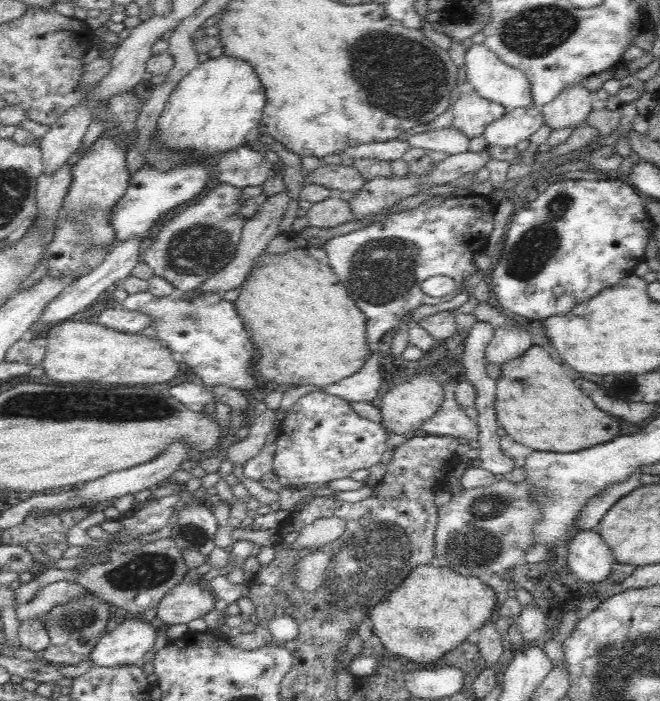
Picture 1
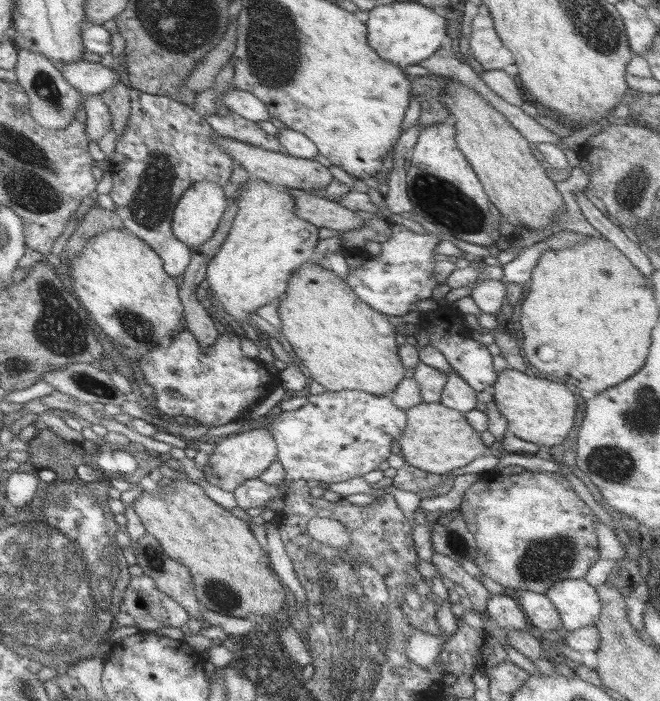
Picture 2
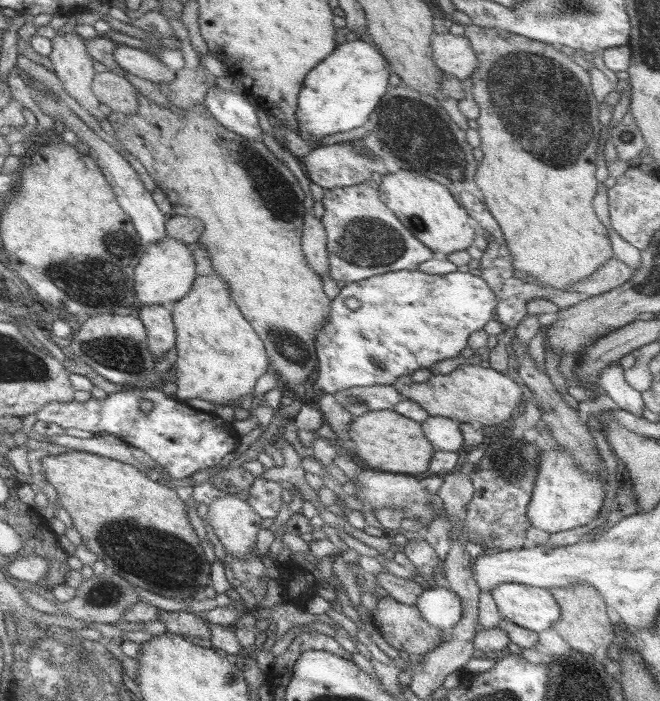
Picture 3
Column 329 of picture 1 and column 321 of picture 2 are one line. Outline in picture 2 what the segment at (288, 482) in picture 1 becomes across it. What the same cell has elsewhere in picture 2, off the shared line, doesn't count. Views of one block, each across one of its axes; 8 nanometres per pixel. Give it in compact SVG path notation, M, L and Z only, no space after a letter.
M340 390L335 392L323 391L323 393L321 394L309 395L301 408L290 411L277 411L277 415L272 420L272 423L269 427L270 434L273 438L273 442L275 443L276 459L283 468L283 472L285 472L285 479L283 480L283 484L266 485L259 478L245 480L241 482L241 484L237 486L237 488L233 488L231 492L233 493L235 504L237 508L241 508L241 510L247 510L248 508L264 507L268 500L271 500L271 498L282 498L283 492L287 491L288 484L290 482L293 482L293 480L316 480L317 482L325 482L325 484L333 484L336 482L349 480L349 478L363 476L363 474L367 474L367 472L371 472L371 470L377 469L377 465L380 462L383 462L384 459L387 459L389 455L391 455L391 443L393 440L399 442L399 437L401 437L401 433L403 433L403 427L405 427L405 408L403 409L396 407L393 402L391 402L390 397L388 396L377 396L369 394L368 392L359 392L354 390Z

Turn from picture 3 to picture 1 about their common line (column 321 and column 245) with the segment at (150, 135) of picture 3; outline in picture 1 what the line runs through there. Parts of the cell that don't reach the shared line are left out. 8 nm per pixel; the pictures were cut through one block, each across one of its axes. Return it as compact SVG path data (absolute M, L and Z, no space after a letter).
M306 248L264 257L268 265L256 270L247 283L244 280L245 289L234 302L252 343L256 343L261 351L256 372L260 371L264 378L268 378L270 386L278 388L287 384L312 384L316 388L328 388L362 372L376 346L368 341L366 315L354 303L327 261L316 261L306 253Z

